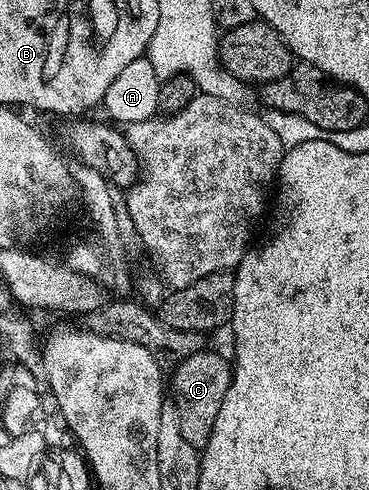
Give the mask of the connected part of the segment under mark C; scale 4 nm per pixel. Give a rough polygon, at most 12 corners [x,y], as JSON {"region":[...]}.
{"region":[[212,348],[173,367],[180,433],[199,452],[230,387]]}

